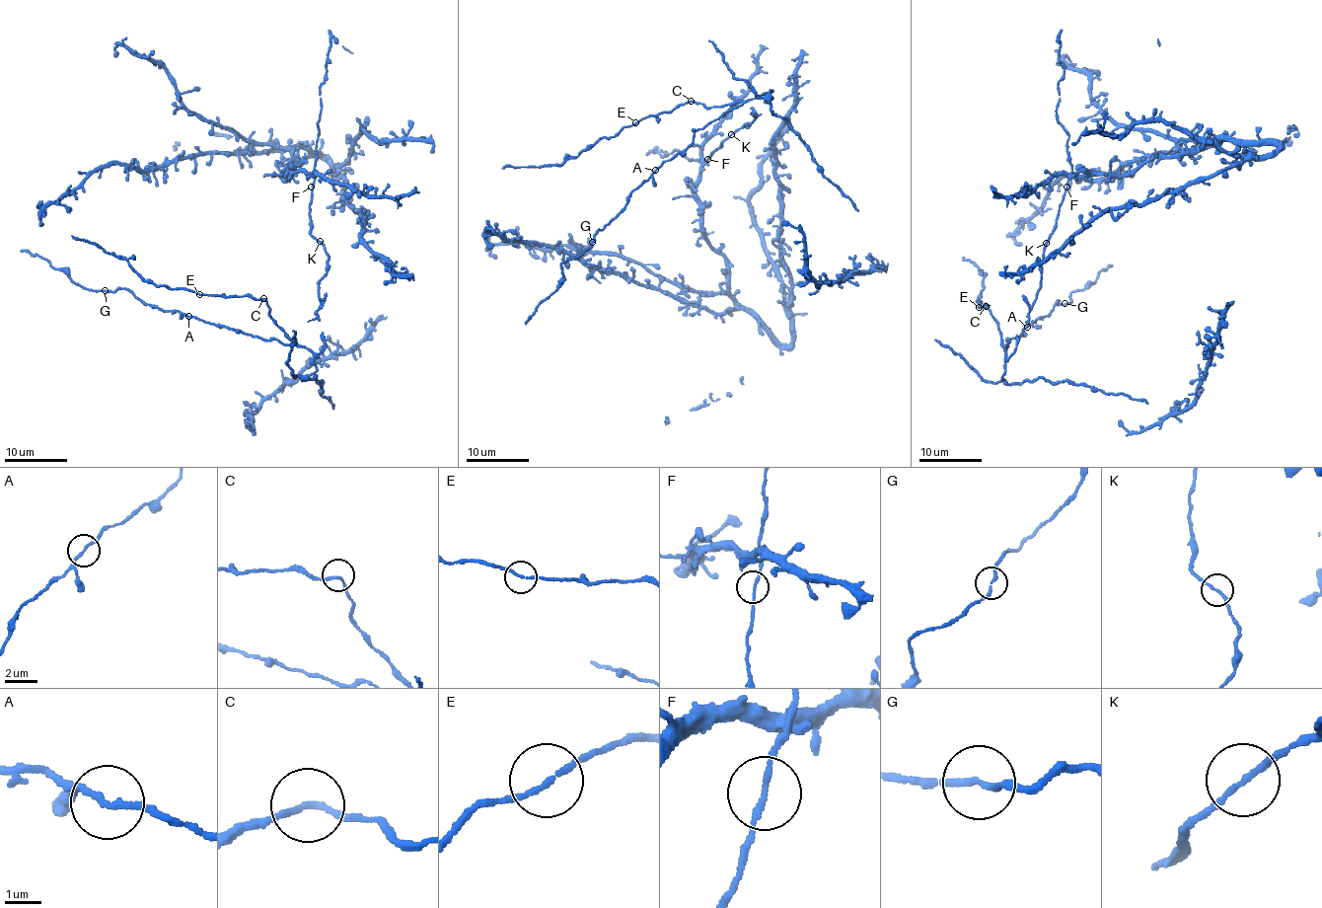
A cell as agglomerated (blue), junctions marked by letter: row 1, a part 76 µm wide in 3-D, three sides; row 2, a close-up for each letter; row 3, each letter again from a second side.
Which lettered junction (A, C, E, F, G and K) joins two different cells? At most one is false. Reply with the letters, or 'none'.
none

